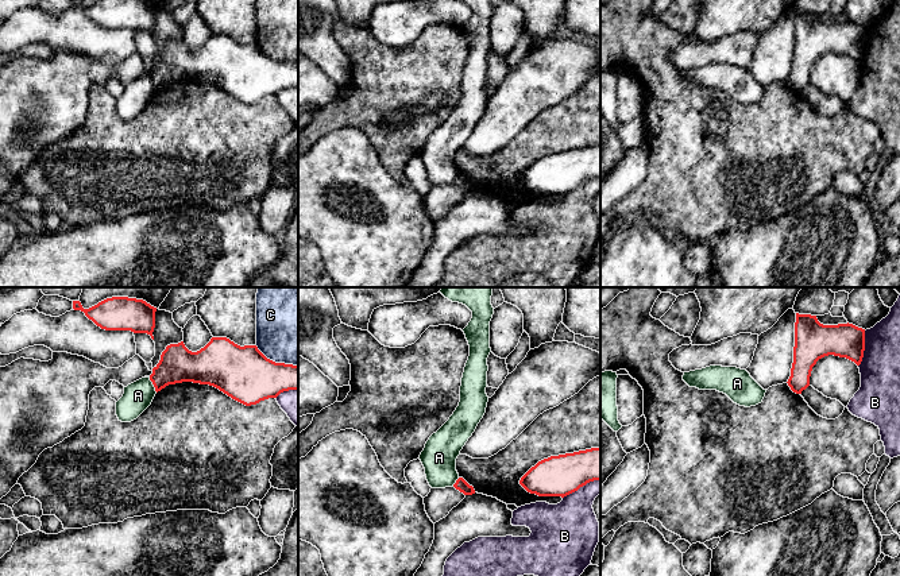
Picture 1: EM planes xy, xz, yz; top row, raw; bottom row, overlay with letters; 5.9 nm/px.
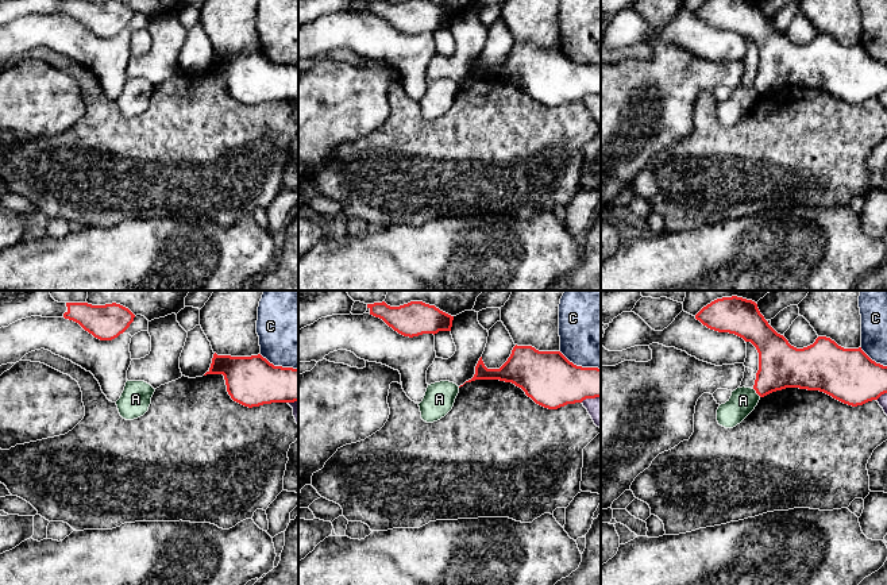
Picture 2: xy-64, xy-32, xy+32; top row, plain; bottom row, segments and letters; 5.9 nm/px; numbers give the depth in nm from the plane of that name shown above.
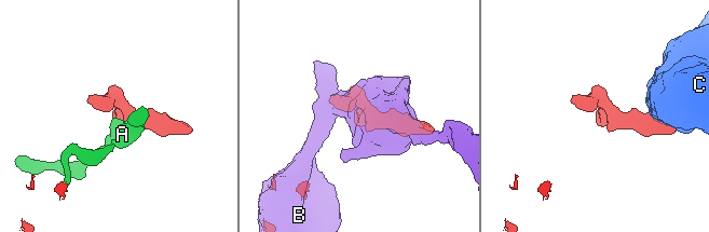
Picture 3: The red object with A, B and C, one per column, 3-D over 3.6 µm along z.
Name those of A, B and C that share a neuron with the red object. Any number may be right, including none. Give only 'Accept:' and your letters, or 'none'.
Accept: none

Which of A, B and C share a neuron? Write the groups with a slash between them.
A / B / C

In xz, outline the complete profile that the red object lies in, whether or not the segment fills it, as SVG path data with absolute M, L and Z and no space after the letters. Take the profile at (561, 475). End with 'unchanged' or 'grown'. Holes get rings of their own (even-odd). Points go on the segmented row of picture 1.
M600 448L544 459L521 478L519 484L538 496L564 498L594 480L600 480Z; unchanged

